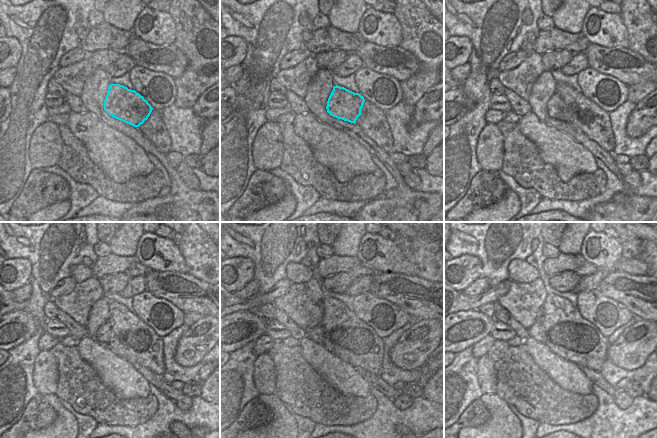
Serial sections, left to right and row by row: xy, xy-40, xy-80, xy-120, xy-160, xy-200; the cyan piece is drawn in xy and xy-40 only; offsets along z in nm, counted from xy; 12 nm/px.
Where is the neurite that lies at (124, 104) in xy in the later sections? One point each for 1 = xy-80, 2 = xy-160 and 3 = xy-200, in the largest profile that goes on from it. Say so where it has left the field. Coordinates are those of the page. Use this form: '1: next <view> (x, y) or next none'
1: next xy-80 (557, 109)
2: next xy-160 (316, 334)
3: next xy-200 (535, 331)

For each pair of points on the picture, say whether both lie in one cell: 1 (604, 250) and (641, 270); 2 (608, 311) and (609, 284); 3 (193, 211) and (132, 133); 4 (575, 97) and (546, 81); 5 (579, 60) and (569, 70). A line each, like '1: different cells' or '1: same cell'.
1: same cell
2: different cells
3: same cell
4: different cells
5: same cell

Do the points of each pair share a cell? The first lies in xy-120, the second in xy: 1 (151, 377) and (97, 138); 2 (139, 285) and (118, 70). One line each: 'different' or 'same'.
1: different
2: same

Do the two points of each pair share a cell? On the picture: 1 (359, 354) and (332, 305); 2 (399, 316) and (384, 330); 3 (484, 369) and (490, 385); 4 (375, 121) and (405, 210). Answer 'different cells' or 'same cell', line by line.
1: same cell
2: same cell
3: same cell
4: different cells

